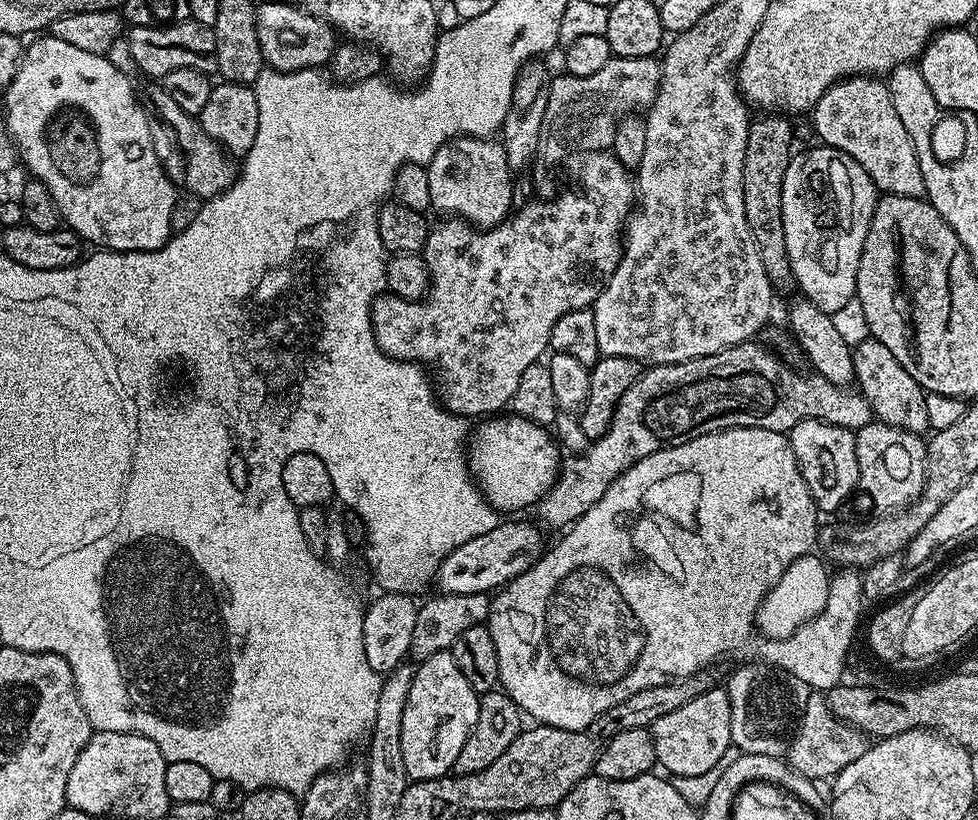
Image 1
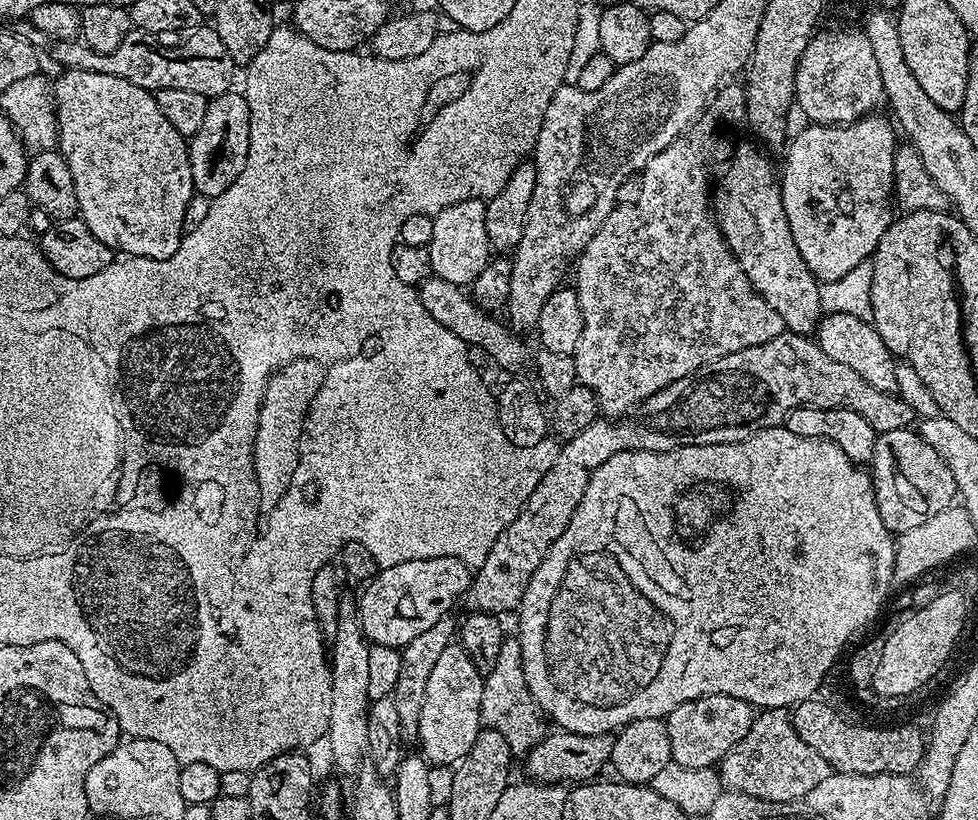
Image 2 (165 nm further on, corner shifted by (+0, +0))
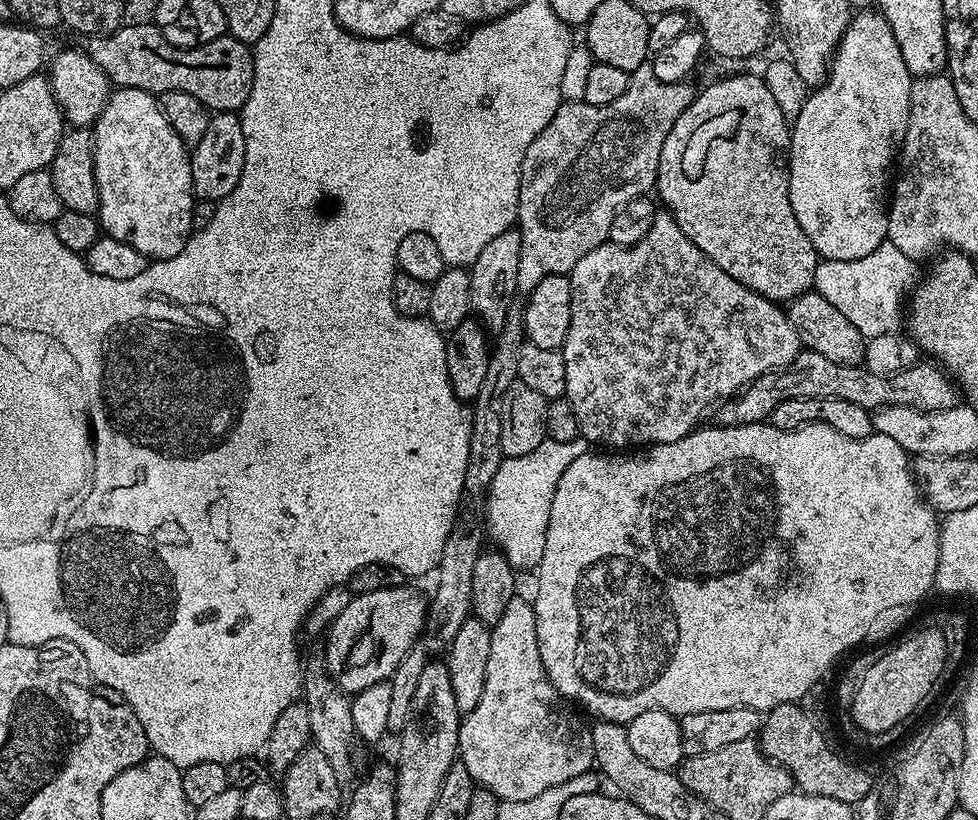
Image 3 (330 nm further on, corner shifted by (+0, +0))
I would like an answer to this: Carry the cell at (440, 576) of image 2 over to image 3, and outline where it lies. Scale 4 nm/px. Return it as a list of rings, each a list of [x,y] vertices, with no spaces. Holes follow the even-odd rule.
[[[403,583],[397,588],[383,588],[353,595],[346,610],[343,610],[327,629],[328,649],[322,652],[322,657],[332,680],[344,693],[365,692],[378,682],[391,681],[393,674],[398,670],[398,662],[402,662],[402,658],[406,658],[408,651],[417,647],[426,628],[429,601],[425,593],[423,596],[418,589],[408,587],[407,583]]]

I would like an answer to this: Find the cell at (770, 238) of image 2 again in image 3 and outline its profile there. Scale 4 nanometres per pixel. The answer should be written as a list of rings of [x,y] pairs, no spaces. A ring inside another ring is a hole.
[[[763,75],[756,76],[728,76],[725,80],[716,80],[713,84],[708,84],[704,89],[697,91],[692,97],[692,104],[674,122],[670,134],[666,134],[666,142],[662,142],[662,158],[658,162],[656,171],[655,195],[659,203],[663,205],[672,218],[682,226],[682,234],[706,254],[719,268],[726,270],[730,278],[742,282],[750,290],[754,290],[759,296],[765,296],[767,300],[773,302],[791,302],[797,296],[812,288],[814,270],[818,263],[818,257],[810,238],[798,226],[798,218],[794,218],[794,206],[790,206],[790,186],[788,185],[788,148],[792,144],[790,135],[790,122],[782,114],[782,109],[774,102],[774,97],[770,95],[770,90],[766,86]]]

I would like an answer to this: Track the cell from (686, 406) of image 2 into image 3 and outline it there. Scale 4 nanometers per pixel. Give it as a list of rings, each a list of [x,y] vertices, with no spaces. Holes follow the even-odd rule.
[[[801,351],[789,367],[778,372],[767,372],[754,383],[749,384],[743,392],[730,400],[723,401],[715,409],[715,423],[720,426],[738,426],[739,424],[759,424],[767,421],[772,415],[774,406],[790,398],[803,396],[829,396],[842,398],[842,402],[854,402],[869,410],[886,406],[910,406],[923,412],[950,410],[961,403],[962,393],[956,387],[955,380],[935,362],[918,362],[902,374],[870,374],[870,370],[860,364],[839,364],[830,362],[817,352]]]

